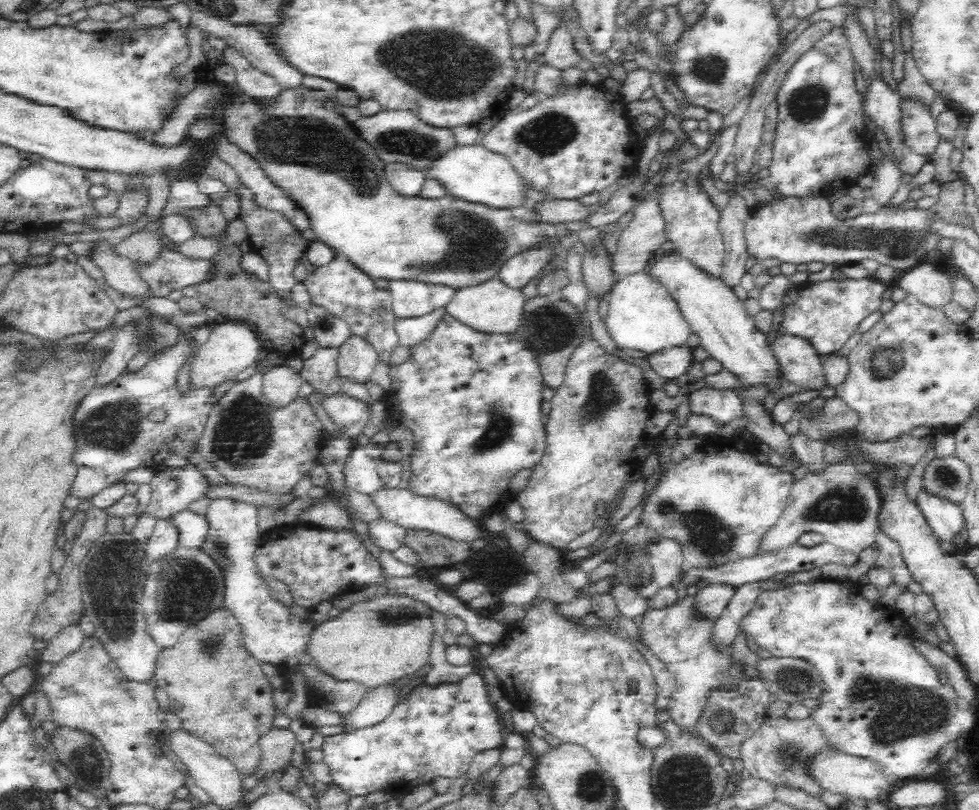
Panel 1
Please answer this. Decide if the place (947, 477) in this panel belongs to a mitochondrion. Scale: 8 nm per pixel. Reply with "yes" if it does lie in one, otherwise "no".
yes

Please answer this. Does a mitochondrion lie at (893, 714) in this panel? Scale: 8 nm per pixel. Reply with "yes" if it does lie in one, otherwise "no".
yes

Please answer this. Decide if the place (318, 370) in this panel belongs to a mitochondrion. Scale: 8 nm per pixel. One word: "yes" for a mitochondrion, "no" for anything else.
no

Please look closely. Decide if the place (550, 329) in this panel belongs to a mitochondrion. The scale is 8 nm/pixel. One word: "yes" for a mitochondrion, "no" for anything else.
yes

